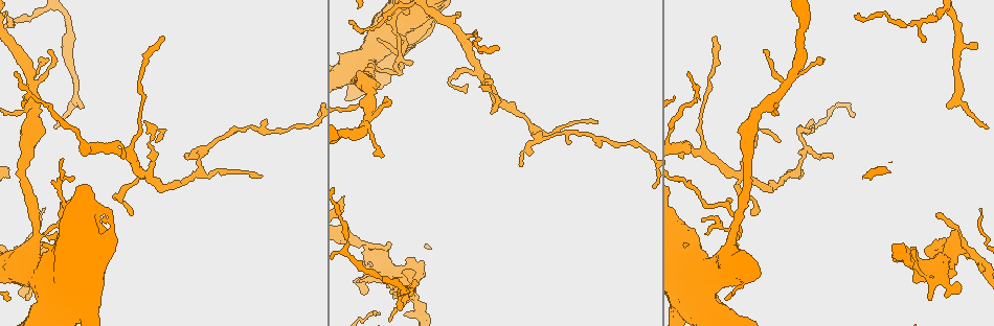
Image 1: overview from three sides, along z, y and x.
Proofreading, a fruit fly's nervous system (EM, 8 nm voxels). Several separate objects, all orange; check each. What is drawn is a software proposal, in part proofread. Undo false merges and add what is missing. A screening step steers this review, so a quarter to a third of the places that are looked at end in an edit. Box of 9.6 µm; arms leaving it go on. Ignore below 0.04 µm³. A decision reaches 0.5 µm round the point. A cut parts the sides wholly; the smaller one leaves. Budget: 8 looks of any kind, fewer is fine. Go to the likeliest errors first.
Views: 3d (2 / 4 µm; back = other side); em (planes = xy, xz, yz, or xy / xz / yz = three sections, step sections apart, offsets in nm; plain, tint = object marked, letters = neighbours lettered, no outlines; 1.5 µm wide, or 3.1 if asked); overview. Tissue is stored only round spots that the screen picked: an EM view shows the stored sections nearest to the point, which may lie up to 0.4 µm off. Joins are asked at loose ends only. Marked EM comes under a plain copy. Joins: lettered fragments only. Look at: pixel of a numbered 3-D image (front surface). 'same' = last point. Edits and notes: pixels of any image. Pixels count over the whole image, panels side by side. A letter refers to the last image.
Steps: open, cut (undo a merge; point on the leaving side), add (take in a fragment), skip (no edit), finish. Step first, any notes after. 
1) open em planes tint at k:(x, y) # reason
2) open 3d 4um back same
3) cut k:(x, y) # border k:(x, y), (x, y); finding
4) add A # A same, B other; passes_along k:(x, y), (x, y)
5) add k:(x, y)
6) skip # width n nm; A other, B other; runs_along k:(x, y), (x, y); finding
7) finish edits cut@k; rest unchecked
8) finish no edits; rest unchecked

open 3d 4um at 1:(928, 298) # thin end

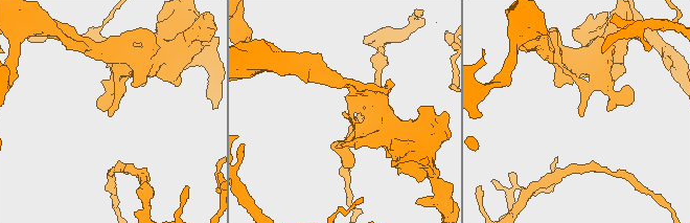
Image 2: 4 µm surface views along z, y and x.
open em yz step 8 letters at 2:(343, 114) # shape alone is not enough

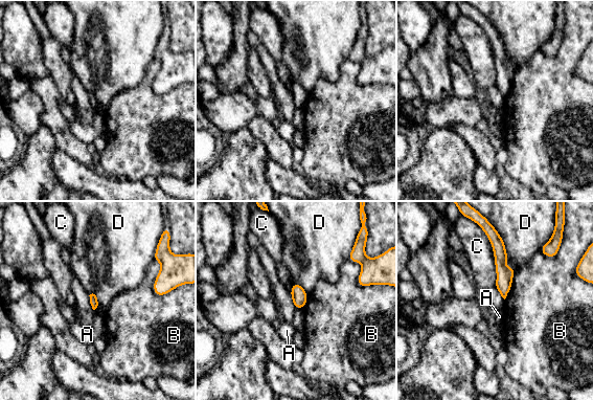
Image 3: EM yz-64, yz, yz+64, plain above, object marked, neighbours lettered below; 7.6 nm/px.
skip # A other, B other, C other, D other; runs_along 3:(494, 241), (499, 247), (504, 293); no lettered fragment goes on from it

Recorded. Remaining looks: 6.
open em planes letters at 1:(388, 70) # calibre changes

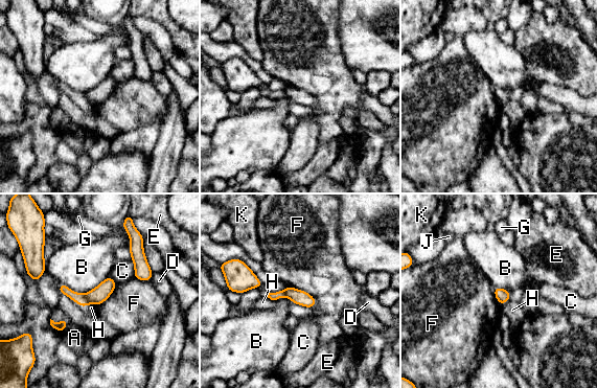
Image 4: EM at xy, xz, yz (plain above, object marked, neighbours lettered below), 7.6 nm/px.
cut 4:(98, 295) # width 110 nm; longest_contact B 400 nm; A other, B other, C other, D other, E other, F other, G other, H other, J other, K other; a second cell is stuck on

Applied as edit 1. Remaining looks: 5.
open overview

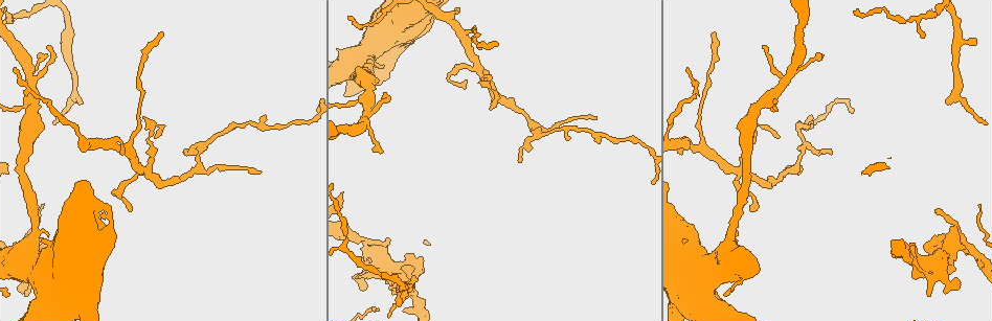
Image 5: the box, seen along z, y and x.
open em planes letters at 5:(400, 306) # branch stops here

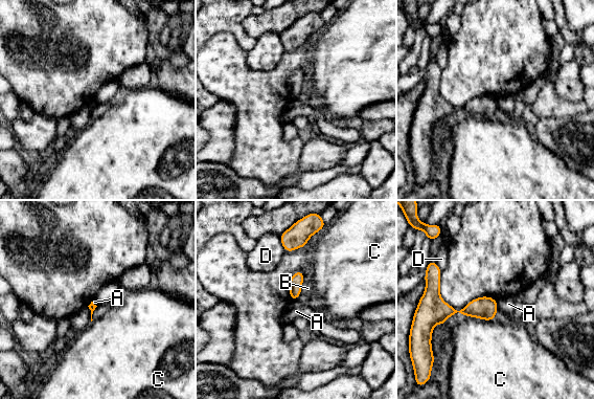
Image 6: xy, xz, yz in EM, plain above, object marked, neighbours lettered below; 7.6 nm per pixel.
skip # A other, B other, C other, D other; runs_along 6:(434, 295), (447, 310), (493, 316); no lettered fragment goes on from it

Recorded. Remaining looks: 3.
finish edits cut@4; rest unchecked

